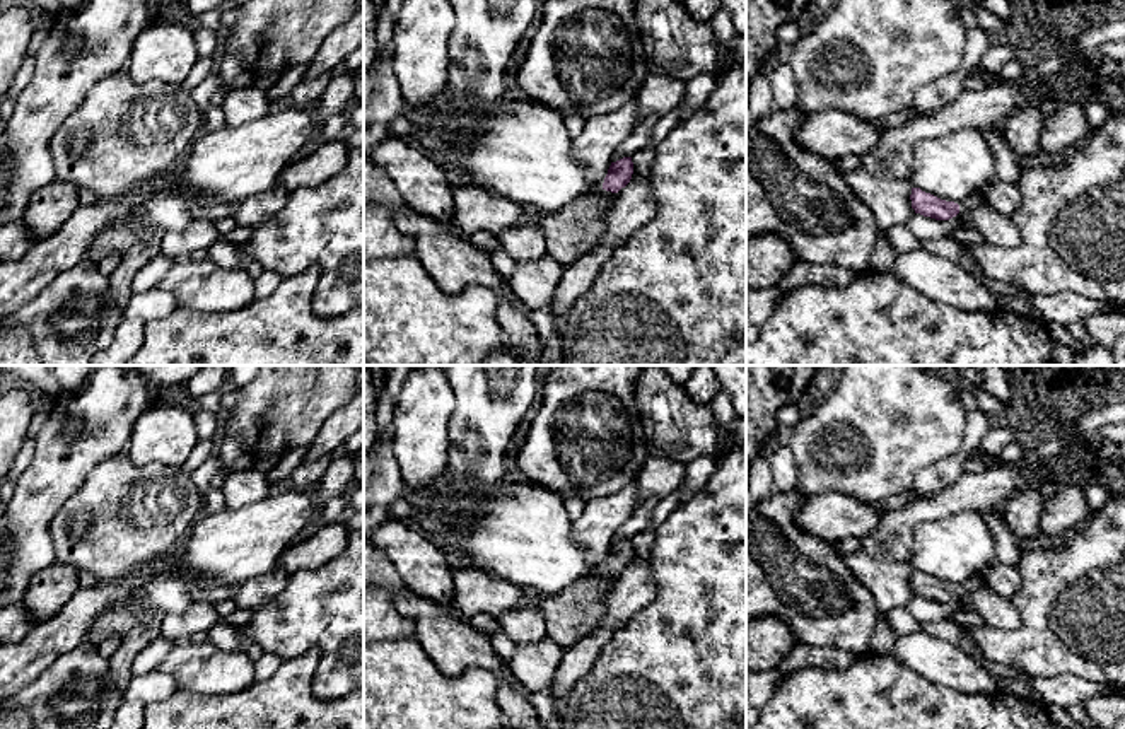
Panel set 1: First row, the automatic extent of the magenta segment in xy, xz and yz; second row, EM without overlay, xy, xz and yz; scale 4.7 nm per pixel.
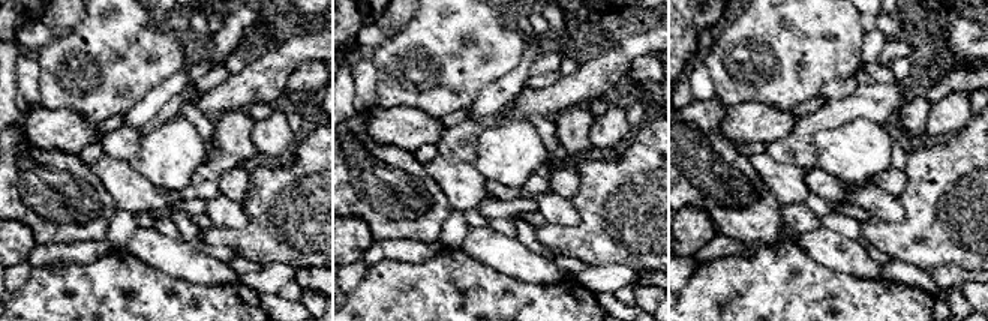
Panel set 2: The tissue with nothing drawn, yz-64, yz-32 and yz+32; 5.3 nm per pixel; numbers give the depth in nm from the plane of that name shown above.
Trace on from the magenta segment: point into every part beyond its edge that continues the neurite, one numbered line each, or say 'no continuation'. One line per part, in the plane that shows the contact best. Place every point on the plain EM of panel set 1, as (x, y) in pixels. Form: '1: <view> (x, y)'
1: yz (975, 583)

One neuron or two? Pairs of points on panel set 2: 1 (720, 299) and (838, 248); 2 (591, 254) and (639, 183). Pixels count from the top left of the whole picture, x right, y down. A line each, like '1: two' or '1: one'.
1: two
2: one

